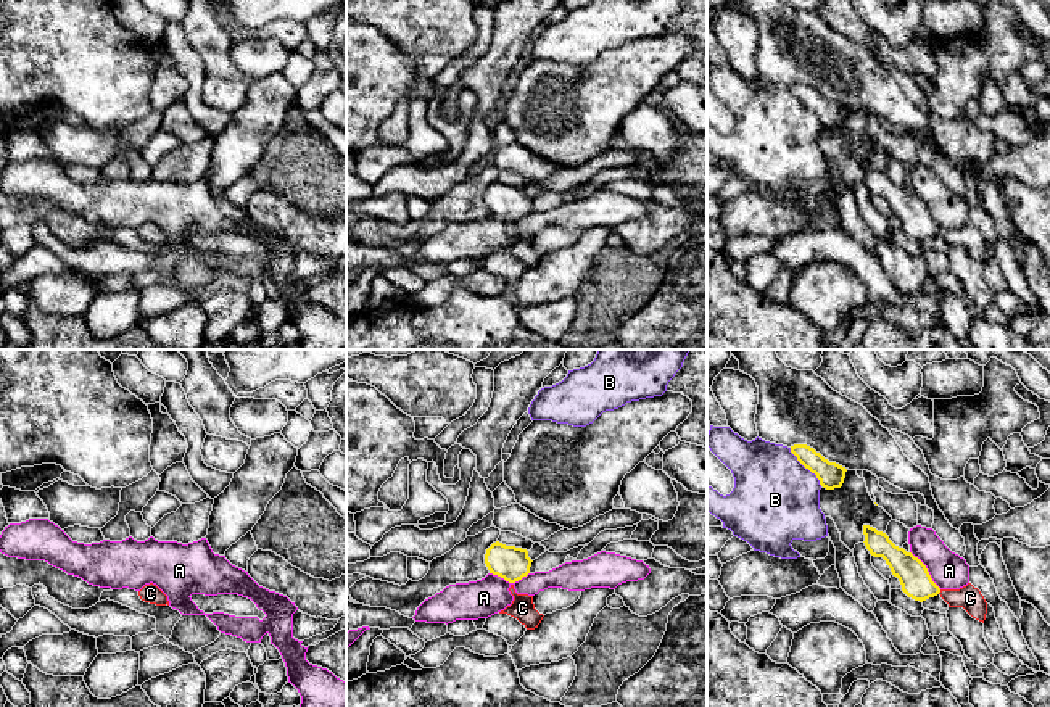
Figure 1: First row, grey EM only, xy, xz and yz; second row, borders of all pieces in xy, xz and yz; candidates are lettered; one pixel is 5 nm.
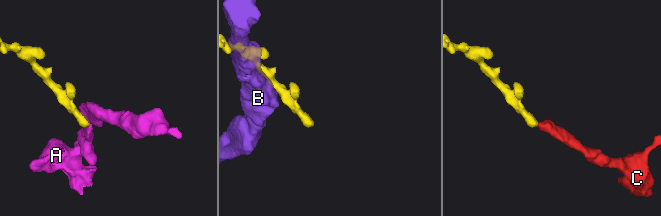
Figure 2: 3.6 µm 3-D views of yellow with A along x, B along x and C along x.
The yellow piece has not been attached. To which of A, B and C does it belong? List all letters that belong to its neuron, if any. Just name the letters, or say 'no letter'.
C

